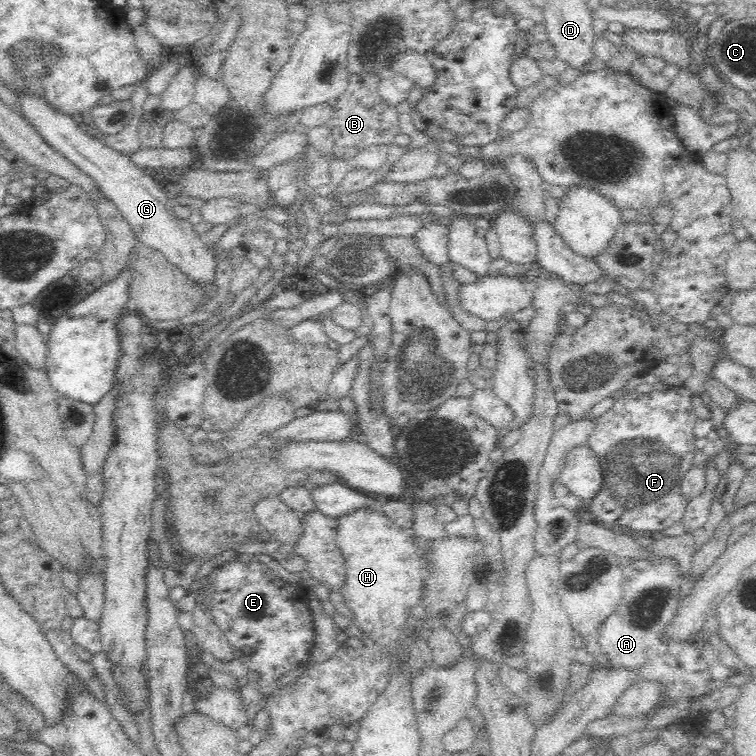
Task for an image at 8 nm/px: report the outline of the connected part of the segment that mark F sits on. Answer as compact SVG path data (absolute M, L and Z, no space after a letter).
M672 387L666 392L652 391L650 393L644 394L639 393L636 390L632 390L631 393L620 397L618 400L615 400L613 407L597 418L596 426L592 431L592 434L589 436L588 444L589 447L595 452L599 463L601 464L601 473L602 473L602 486L598 491L596 496L593 496L588 502L584 504L584 508L590 511L594 522L599 523L600 525L605 525L606 527L620 529L621 531L628 530L629 532L662 532L668 530L670 526L680 524L684 513L686 512L686 507L689 505L689 498L686 498L681 491L682 478L689 469L694 466L694 454L696 454L697 448L694 445L696 440L694 434L694 427L696 422L698 422L698 417L694 410L692 409L692 398L693 394L685 387Z

